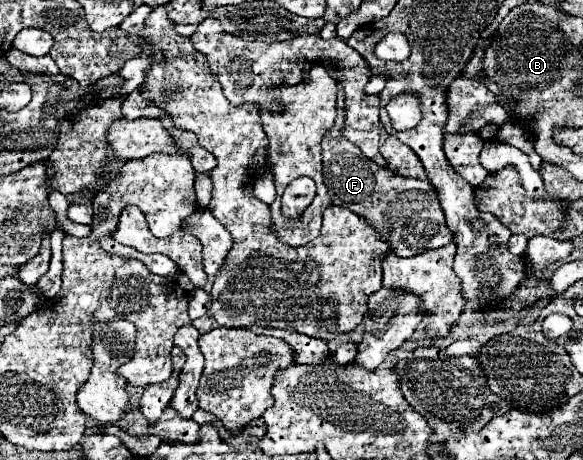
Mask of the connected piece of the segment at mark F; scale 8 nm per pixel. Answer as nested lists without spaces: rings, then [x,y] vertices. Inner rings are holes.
[[[343,97],[337,99],[337,117],[333,127],[323,137],[323,183],[331,197],[331,203],[337,207],[347,207],[359,217],[367,219],[369,225],[377,231],[381,241],[389,243],[389,251],[399,257],[411,257],[427,249],[439,249],[453,241],[453,233],[445,227],[443,211],[437,203],[437,193],[429,181],[409,179],[393,175],[387,167],[375,165],[371,159],[365,159],[361,151],[345,141],[341,127],[345,123]]]

